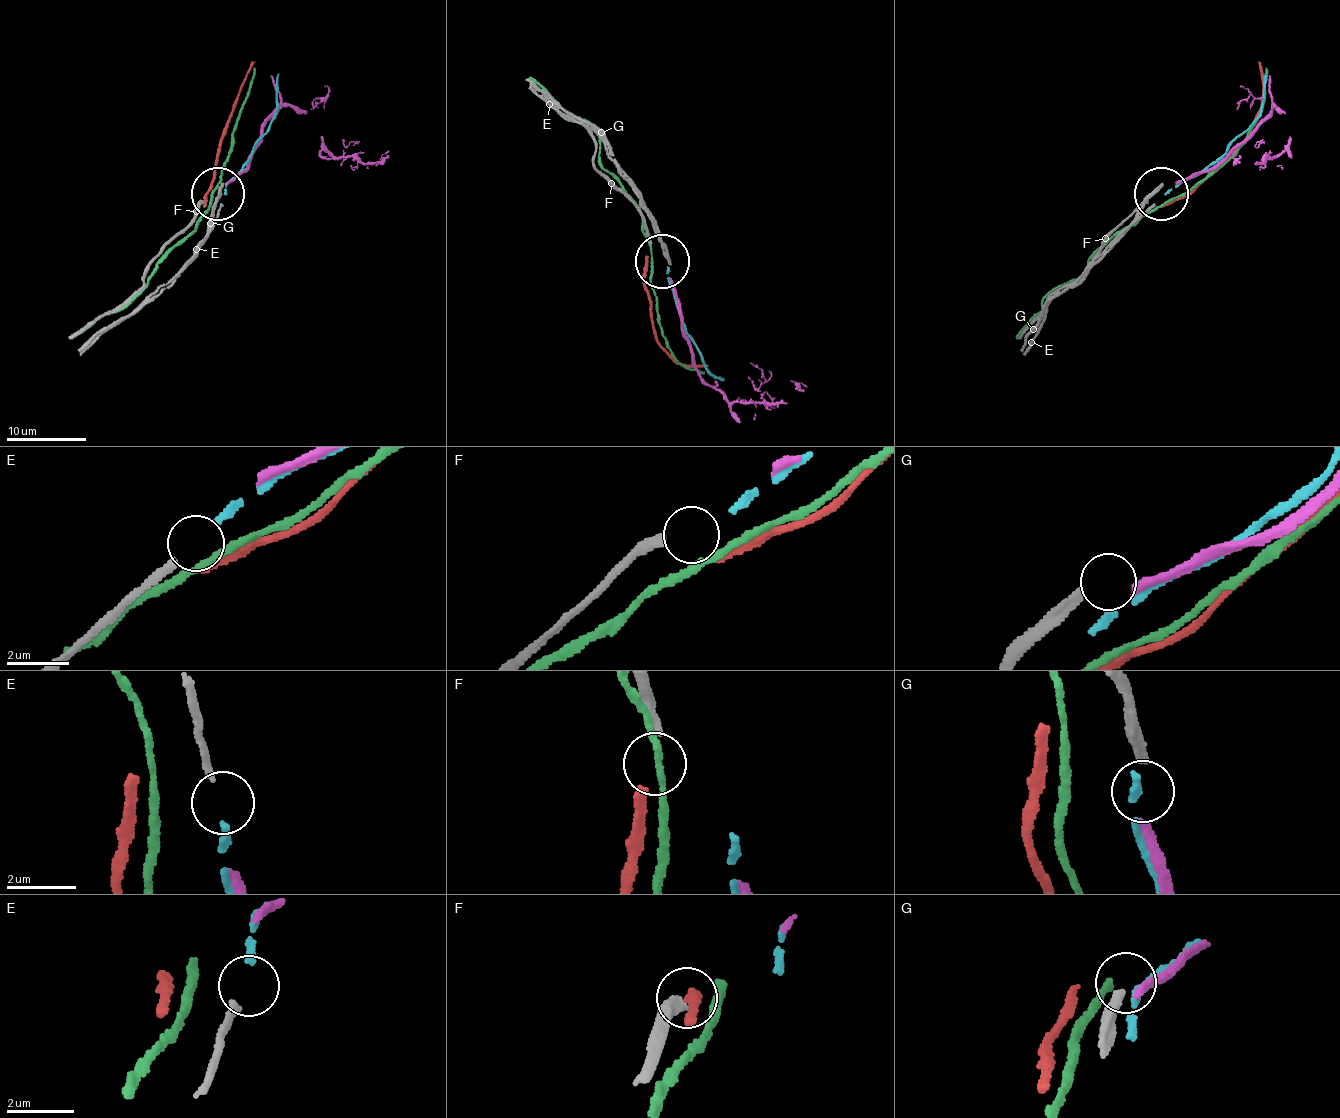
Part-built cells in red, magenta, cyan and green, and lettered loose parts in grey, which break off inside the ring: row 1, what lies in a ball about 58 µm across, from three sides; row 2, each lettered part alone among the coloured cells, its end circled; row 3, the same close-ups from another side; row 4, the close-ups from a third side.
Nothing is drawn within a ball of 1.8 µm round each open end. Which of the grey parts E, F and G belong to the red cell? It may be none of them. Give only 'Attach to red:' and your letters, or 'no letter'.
Attach to red: no letter

